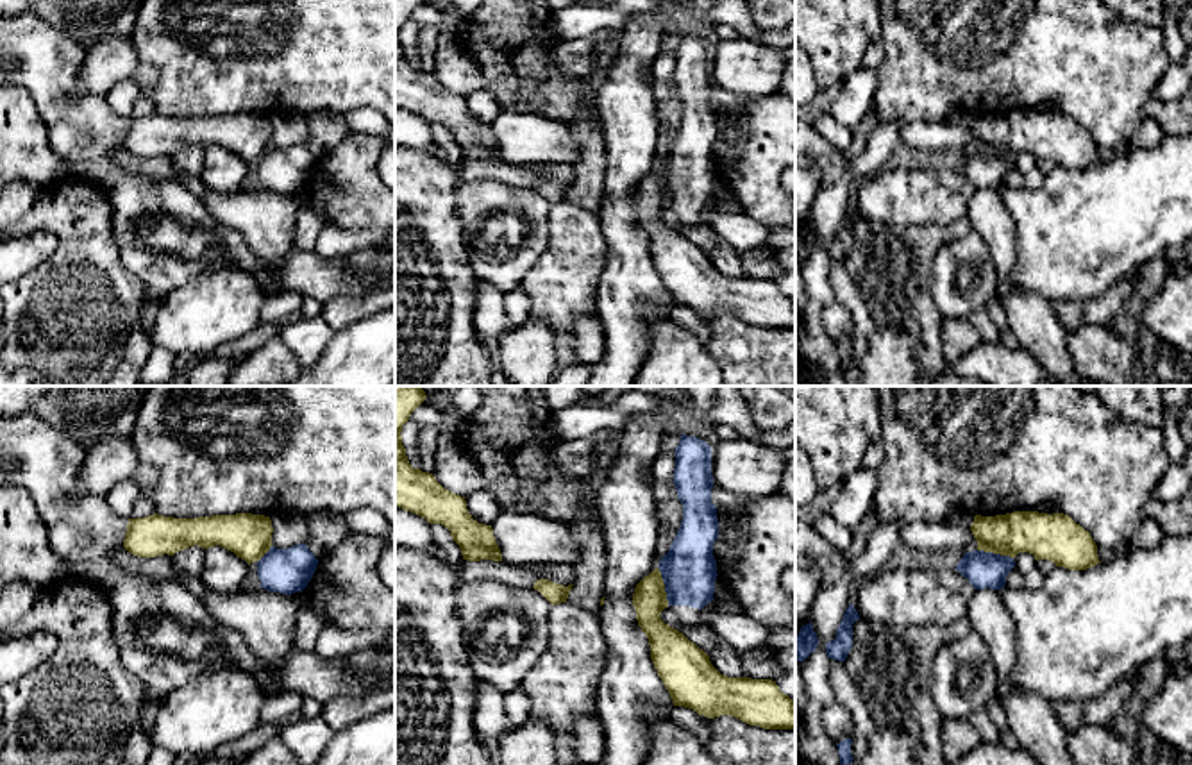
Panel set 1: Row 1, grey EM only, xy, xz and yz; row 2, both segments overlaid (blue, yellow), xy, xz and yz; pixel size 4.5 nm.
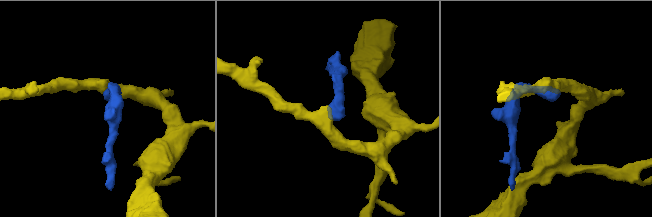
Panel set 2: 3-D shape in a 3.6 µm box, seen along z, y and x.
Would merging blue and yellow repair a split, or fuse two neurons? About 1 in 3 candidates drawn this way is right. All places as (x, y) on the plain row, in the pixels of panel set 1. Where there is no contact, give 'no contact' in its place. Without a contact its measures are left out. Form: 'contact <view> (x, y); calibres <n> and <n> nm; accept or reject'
contact xz (665, 186); calibres 240 and 160 nm; reject

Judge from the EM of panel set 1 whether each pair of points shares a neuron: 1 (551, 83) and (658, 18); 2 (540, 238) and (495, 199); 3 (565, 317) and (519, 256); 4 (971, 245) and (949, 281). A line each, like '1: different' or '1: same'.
1: different
2: same
3: different
4: same

